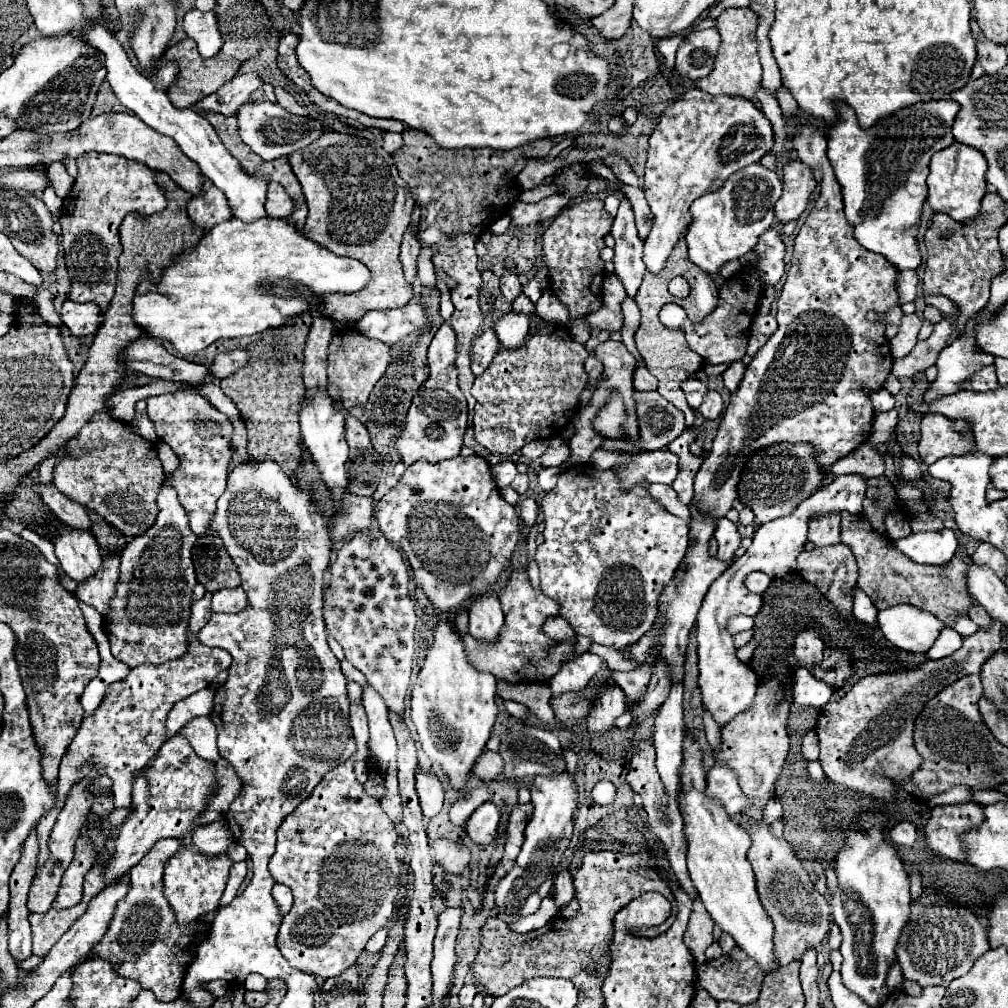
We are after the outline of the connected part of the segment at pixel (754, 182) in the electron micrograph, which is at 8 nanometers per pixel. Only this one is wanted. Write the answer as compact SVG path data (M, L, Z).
M751 164L731 174L723 188L713 194L705 194L691 204L693 222L685 234L689 246L689 260L707 274L719 274L725 262L739 258L755 248L759 236L775 222L773 208L781 196L781 180L775 172L761 164Z

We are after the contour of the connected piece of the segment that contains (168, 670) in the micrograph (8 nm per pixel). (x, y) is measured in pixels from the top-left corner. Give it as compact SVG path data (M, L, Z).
M193 638L193 646L189 646L189 654L177 662L165 662L161 666L137 666L133 668L127 678L115 682L109 686L101 706L95 710L93 716L83 718L81 728L77 730L77 736L69 744L69 750L65 752L61 766L59 766L59 782L61 782L61 802L57 804L57 810L51 810L37 826L37 840L39 840L39 854L37 854L37 866L35 872L41 872L45 862L49 860L49 834L55 824L55 818L65 802L65 796L69 792L69 786L83 776L109 776L113 780L113 796L115 796L115 808L129 808L131 806L131 784L141 772L149 760L155 756L155 752L161 748L161 744L167 740L165 736L165 720L169 710L175 702L181 698L187 698L189 694L195 694L197 690L207 688L213 678L231 666L231 654L221 648L207 648L197 638Z

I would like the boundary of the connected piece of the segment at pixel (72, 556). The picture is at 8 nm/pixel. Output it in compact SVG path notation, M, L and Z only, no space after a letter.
M65 530L55 540L55 554L65 574L77 584L95 576L103 566L97 540L87 530Z

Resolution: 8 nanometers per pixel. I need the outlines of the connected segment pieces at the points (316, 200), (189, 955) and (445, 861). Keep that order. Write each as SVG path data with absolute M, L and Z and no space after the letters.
M325 132L305 150L291 154L289 164L303 186L309 208L303 234L337 256L361 260L371 270L371 282L365 290L325 298L323 314L341 322L349 318L359 320L369 310L405 306L413 296L413 288L403 278L399 246L409 228L415 202L393 158L381 146L365 138Z
M165 838L131 868L129 894L121 900L121 904L117 904L117 914L113 916L113 926L109 926L109 934L105 934L105 938L97 944L97 950L89 952L117 962L117 972L121 976L141 982L141 986L151 990L161 1002L171 1002L181 994L179 990L185 970L195 958L197 944L205 938L205 932L209 932L209 928L201 922L193 922L189 930L181 930L181 926L173 922L173 910L169 910L169 904L165 900L157 900L163 896L163 866L179 852L181 846L181 842Z
M437 838L431 848L433 848L433 854L435 854L437 866L447 874L463 872L465 866L469 864L469 860L471 860L471 852L469 852L467 846L455 844L447 838Z

